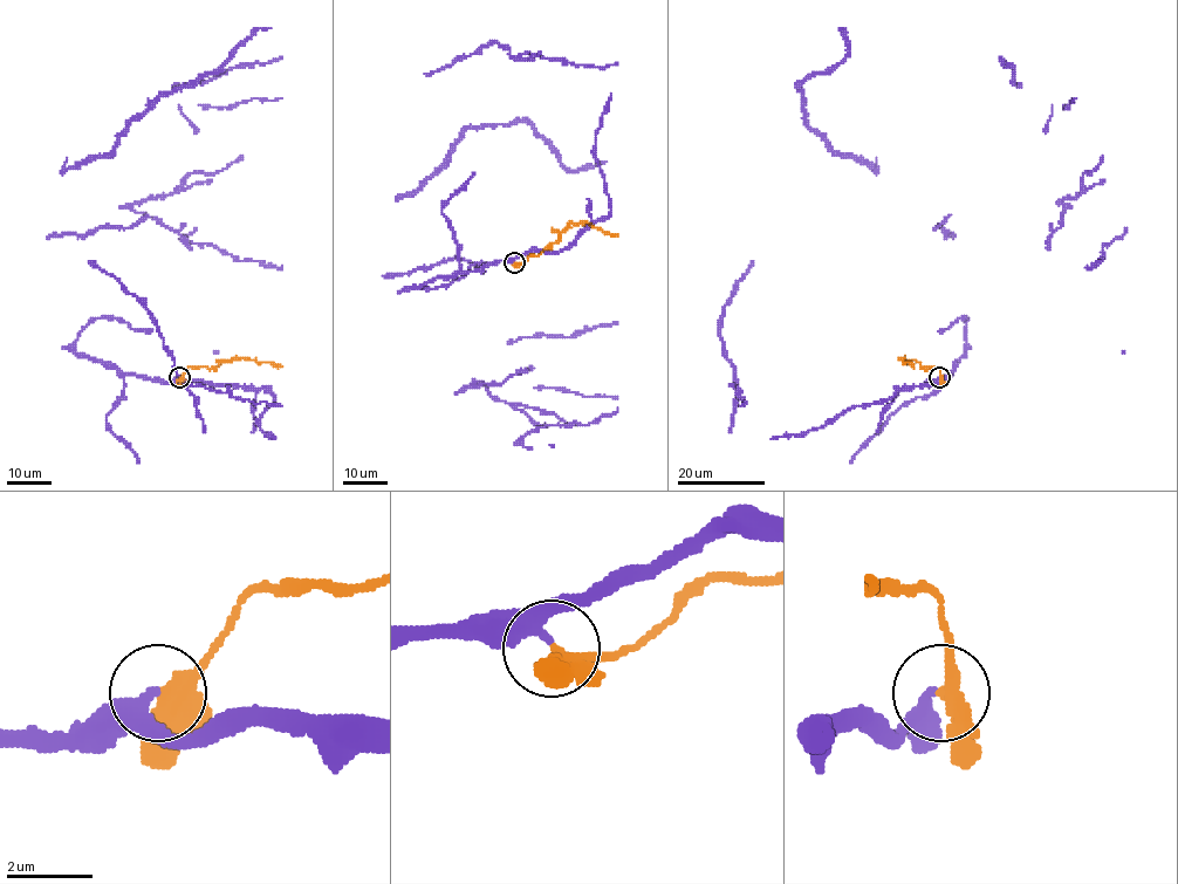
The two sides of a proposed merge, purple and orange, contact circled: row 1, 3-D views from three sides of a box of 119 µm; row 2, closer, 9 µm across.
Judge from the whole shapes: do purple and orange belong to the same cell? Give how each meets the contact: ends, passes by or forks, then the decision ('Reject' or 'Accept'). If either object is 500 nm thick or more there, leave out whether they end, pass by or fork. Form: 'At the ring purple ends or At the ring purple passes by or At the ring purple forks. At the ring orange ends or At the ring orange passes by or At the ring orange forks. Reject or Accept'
At the ring purple ends. At the ring orange passes by. Reject

